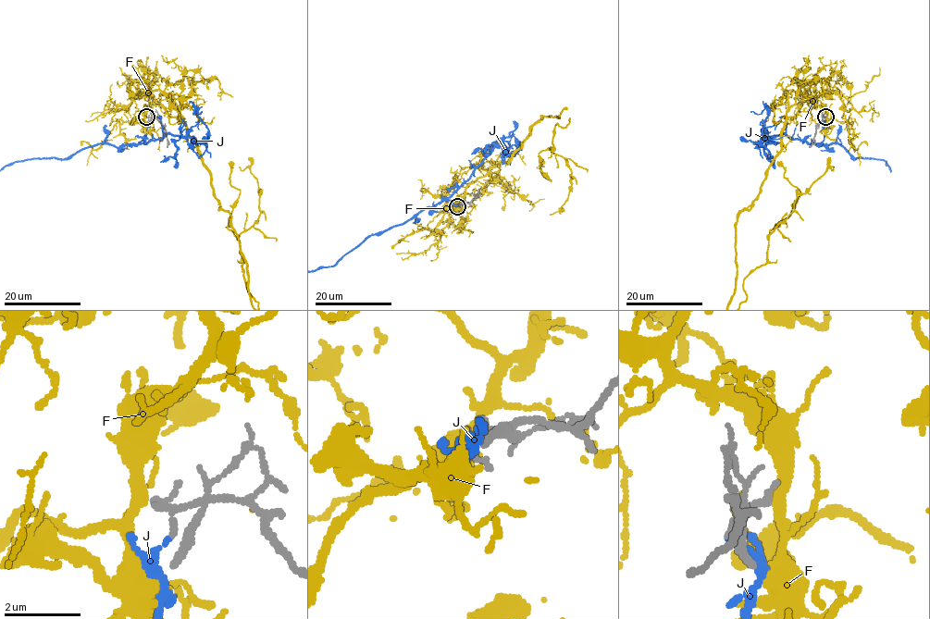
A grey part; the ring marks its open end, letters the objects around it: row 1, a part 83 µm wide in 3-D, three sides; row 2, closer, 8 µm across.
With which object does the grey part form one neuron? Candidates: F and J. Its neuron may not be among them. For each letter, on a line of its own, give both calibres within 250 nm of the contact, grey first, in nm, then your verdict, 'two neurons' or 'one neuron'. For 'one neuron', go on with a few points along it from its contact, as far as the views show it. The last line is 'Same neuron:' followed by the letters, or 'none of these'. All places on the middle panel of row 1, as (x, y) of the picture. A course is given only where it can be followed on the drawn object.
F: 160/200 nm | one neuron
J: 100/120 nm | two neurons
Same neuron: F

